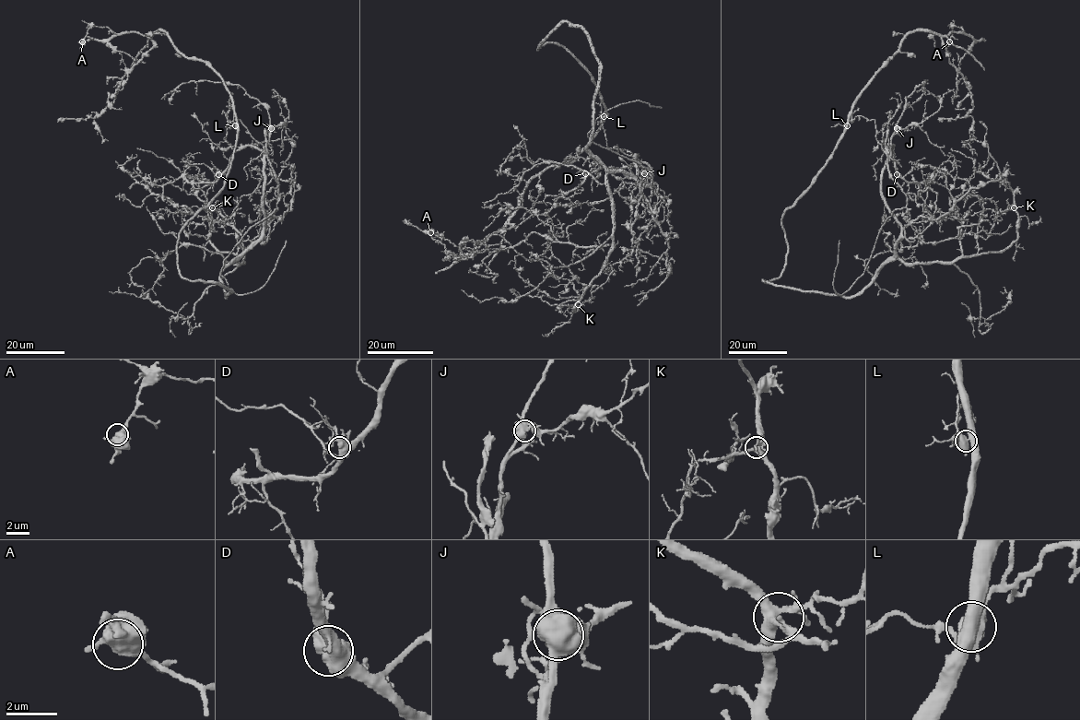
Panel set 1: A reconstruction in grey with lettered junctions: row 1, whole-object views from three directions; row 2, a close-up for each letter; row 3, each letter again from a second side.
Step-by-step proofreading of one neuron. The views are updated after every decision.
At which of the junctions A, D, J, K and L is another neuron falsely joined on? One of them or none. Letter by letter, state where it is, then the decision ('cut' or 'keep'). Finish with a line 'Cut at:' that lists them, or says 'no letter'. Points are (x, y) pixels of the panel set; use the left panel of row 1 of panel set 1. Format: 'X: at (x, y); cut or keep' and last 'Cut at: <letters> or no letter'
A: at (82, 41); keep
D: at (218, 174); keep
J: at (271, 128); keep
K: at (212, 207); keep
L: at (235, 125); cut
Cut at: L

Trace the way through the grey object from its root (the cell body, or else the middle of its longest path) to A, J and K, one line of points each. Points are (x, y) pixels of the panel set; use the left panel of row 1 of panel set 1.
A: (264, 171), (263, 146), (233, 118), (224, 81), (163, 31), (92, 26), (82, 41)
J: (264, 171), (264, 150), (271, 128)
K: (264, 171), (263, 234), (238, 258), (240, 263), (243, 262), (240, 256), (220, 252), (210, 241), (212, 207)

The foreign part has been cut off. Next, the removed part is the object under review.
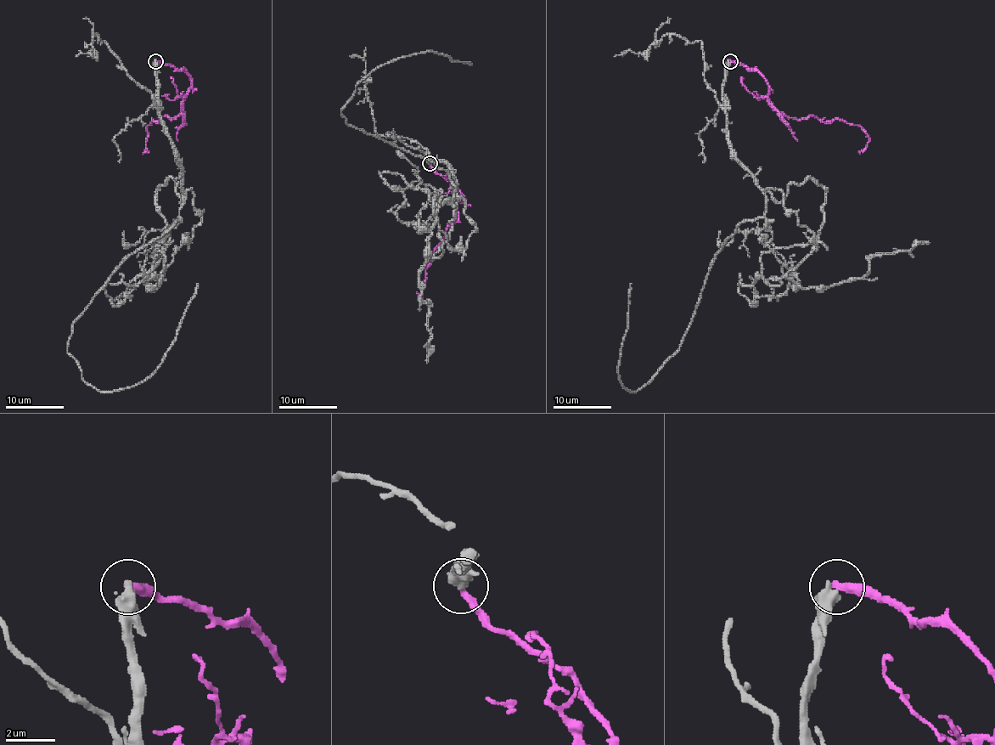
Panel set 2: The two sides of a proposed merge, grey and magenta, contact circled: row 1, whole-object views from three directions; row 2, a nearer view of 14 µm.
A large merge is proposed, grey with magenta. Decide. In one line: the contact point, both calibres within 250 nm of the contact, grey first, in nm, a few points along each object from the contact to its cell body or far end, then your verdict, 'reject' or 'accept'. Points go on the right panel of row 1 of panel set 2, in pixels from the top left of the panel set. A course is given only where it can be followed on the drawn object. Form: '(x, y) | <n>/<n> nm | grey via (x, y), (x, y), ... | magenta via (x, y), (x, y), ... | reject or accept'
(730, 61) | 600/320 nm | grey via (730, 62), (726, 137), (765, 213), (718, 250), (677, 352), (638, 391), (618, 364), (632, 284) | magenta via (730, 60), (755, 70), (768, 84), (768, 100), (789, 117), (858, 125), (868, 139), (860, 152) | reject

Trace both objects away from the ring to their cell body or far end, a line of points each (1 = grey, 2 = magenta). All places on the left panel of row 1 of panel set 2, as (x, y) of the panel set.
1: (155, 62), (182, 219), (73, 324), (81, 378), (99, 391), (140, 384), (198, 284)
2: (155, 60), (183, 70), (191, 84), (183, 110), (171, 119), (151, 119), (144, 149), (148, 152)

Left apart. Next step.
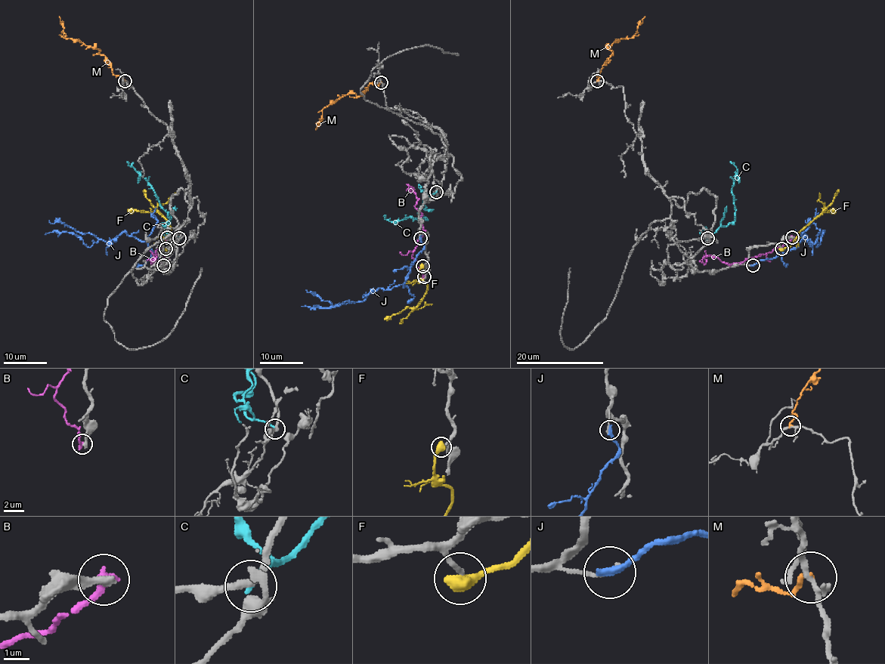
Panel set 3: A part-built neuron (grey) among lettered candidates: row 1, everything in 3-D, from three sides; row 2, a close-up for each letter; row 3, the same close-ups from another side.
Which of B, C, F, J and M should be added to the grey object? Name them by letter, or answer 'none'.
none

